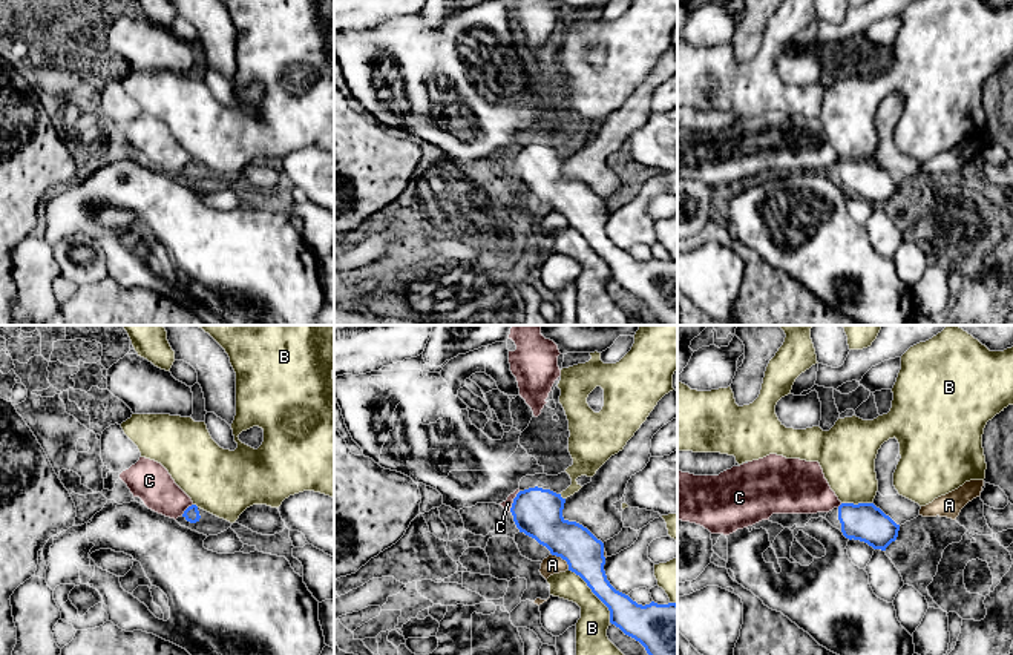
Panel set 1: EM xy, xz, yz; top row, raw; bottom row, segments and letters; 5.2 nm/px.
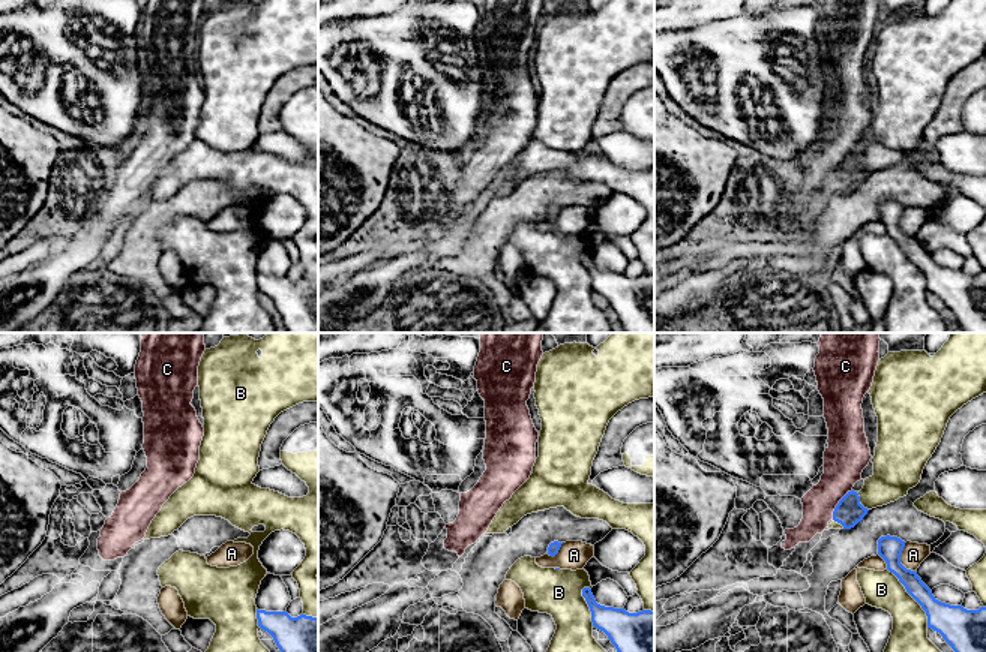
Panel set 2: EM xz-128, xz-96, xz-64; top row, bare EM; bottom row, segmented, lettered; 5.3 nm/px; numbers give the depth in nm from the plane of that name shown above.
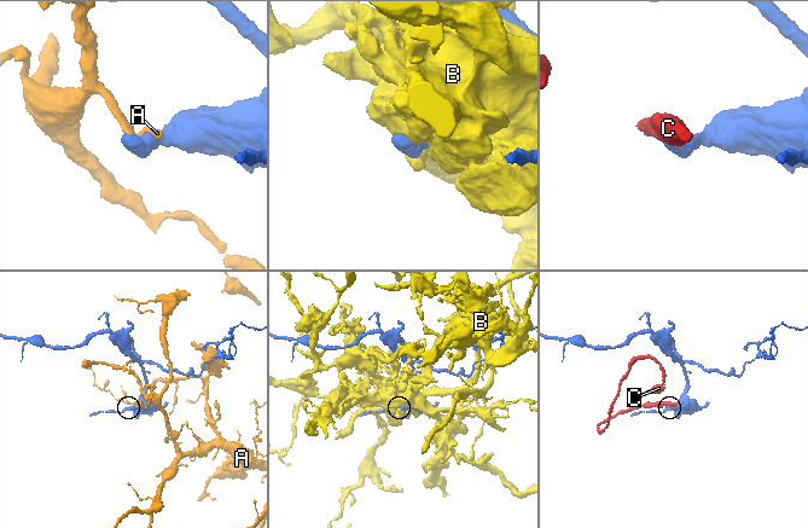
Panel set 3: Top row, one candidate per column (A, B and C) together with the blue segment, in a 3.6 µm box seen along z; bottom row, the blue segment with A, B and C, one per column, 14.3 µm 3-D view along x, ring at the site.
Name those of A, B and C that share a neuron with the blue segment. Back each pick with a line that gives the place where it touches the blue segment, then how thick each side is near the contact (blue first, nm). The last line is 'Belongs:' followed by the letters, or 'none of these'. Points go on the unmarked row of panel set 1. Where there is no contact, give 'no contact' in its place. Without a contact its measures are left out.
Belongs: none of these

